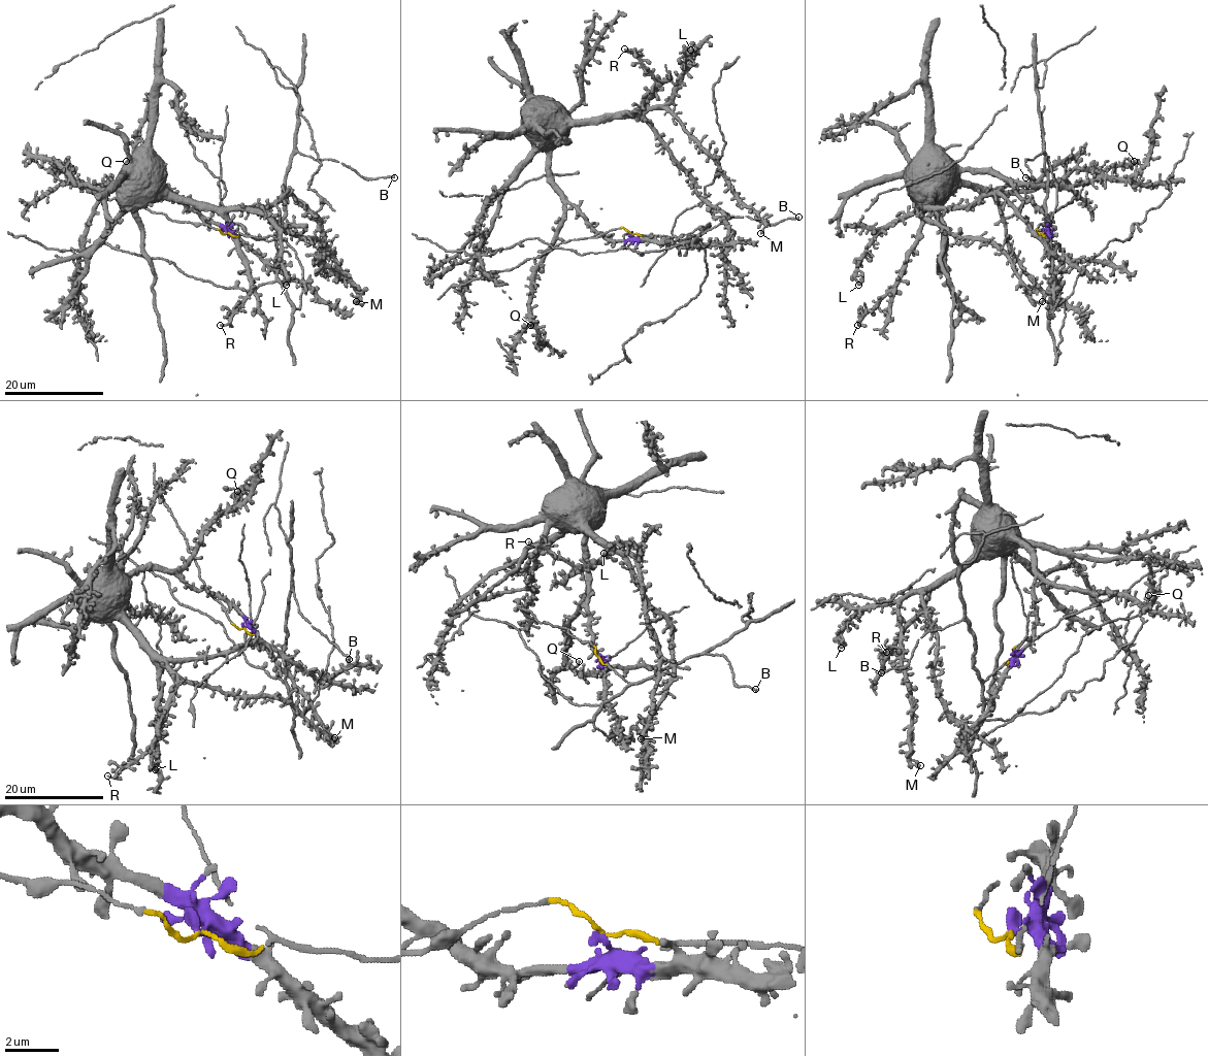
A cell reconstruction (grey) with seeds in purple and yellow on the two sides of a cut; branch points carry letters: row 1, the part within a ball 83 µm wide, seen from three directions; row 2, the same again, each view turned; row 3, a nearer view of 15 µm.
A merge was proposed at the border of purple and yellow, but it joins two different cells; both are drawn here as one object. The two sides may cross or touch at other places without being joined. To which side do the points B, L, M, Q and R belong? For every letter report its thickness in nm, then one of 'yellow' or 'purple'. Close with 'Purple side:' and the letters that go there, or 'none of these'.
B: 200 nm | yellow
L: 440 nm | purple
M: 320 nm | purple
Q: 220 nm | purple
R: 190 nm | purple
Purple side: L, M, Q, R

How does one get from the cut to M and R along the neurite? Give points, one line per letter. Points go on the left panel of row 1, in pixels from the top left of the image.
M: (227, 233), (144, 170), (169, 193), (261, 211), (301, 236), (315, 236), (338, 263), (356, 301)
R: (227, 233), (144, 170), (169, 193), (208, 203), (226, 221), (246, 265), (251, 294), (221, 325)

